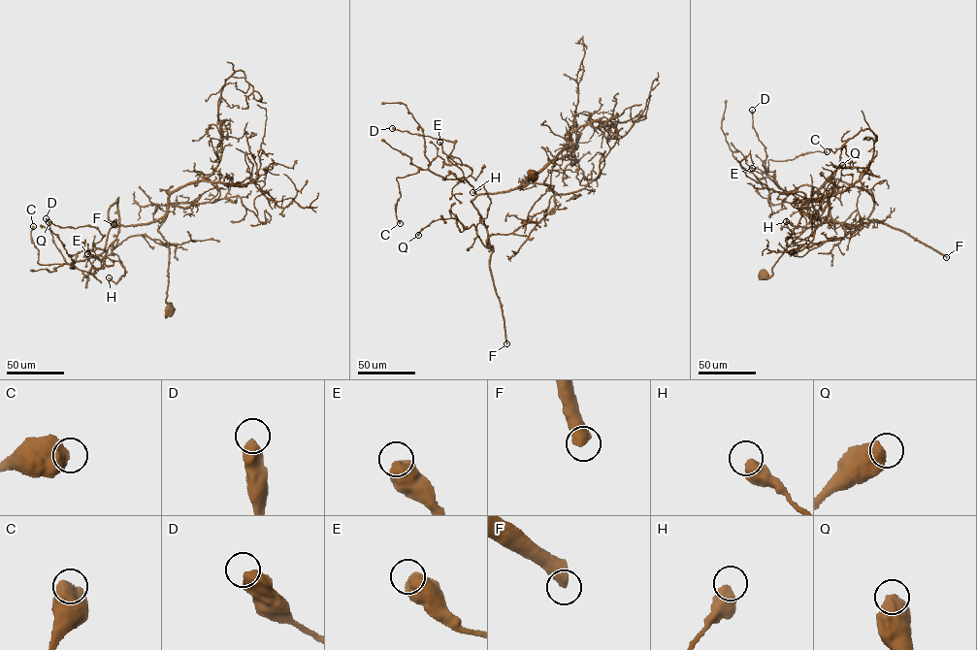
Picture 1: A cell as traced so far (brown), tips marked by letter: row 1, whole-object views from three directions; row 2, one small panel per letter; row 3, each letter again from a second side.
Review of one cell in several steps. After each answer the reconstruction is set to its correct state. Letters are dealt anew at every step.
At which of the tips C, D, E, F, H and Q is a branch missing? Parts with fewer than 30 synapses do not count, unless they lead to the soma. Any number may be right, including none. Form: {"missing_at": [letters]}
{"missing_at": ["F"]}

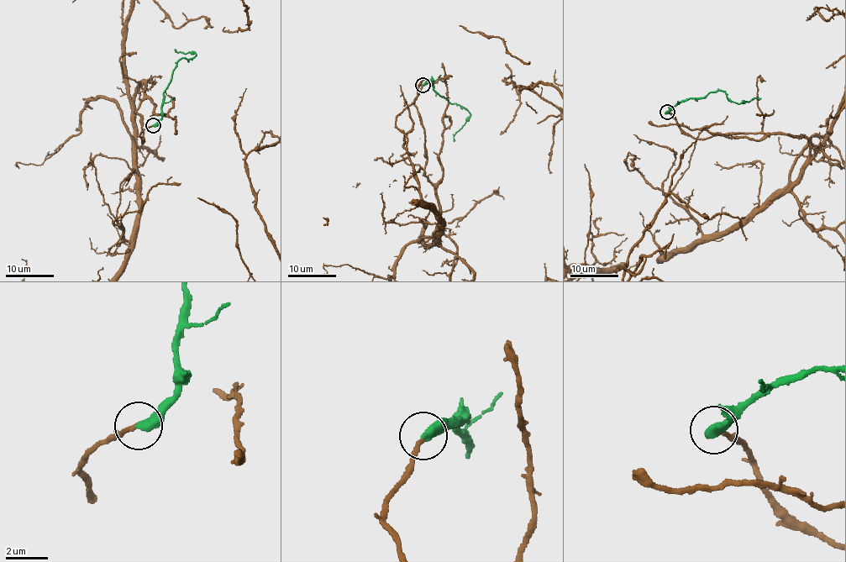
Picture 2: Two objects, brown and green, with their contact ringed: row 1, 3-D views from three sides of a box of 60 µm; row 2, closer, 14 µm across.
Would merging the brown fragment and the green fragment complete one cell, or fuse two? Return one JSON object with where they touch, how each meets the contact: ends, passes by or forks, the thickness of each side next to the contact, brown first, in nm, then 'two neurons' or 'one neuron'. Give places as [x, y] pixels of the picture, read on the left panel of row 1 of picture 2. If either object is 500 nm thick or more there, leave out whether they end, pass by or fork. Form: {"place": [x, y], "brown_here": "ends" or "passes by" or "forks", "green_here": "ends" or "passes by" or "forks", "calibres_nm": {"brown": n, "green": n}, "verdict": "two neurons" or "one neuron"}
{"place": [153, 125], "brown_here": "ends", "green_here": "ends", "calibres_nm": {"brown": 200, "green": 480}, "verdict": "one neuron"}

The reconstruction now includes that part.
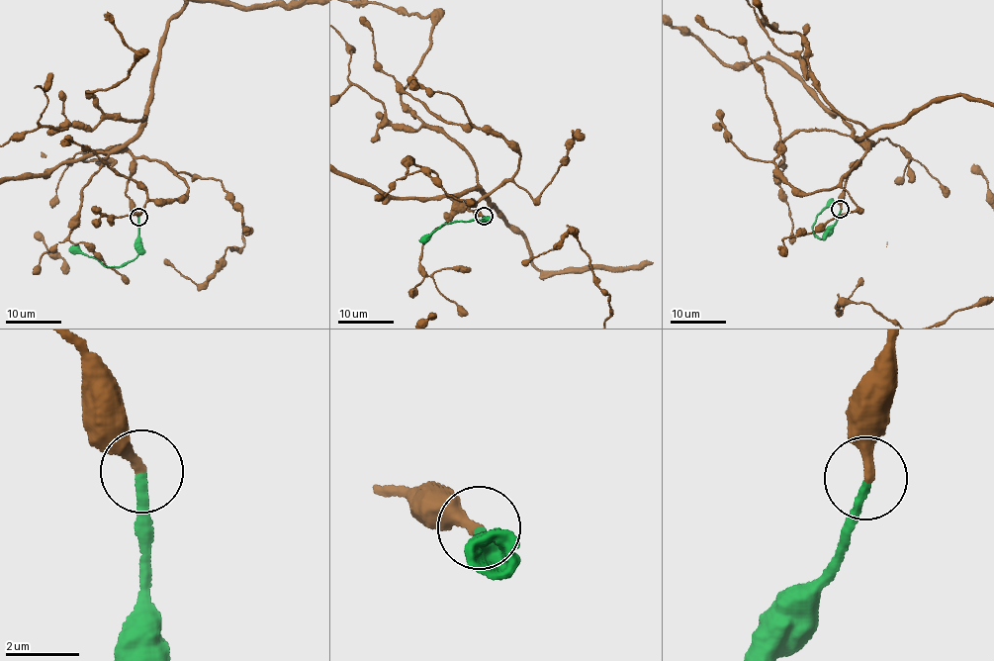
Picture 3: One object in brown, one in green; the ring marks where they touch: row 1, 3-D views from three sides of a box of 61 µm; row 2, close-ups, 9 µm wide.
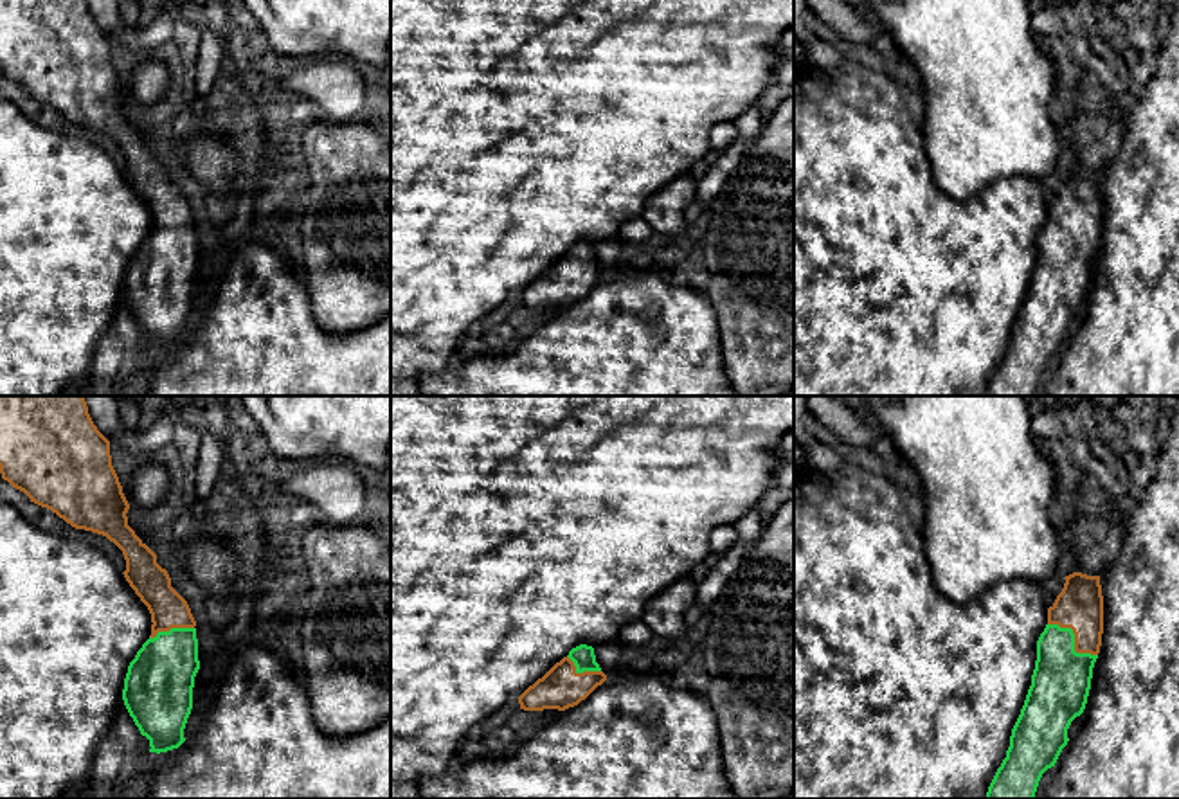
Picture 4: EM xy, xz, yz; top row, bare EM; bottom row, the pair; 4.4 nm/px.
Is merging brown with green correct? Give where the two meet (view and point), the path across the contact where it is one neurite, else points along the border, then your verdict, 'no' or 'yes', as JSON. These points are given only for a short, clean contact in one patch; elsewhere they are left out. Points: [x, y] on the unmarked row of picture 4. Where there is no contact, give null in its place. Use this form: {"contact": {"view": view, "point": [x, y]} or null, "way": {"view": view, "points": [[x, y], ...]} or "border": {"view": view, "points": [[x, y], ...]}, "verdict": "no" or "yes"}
{"contact": {"view": "yz", "point": [1075, 236]}, "way": {"view": "yz", "points": [[1080, 200], [1075, 216], [1075, 236], [1066, 247], [1061, 278]]}, "verdict": "yes"}

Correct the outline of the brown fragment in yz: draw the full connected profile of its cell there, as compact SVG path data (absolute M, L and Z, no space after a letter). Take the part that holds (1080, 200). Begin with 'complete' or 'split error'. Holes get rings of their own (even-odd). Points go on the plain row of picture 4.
split error; M1073 169L1048 205L1037 257L1006 355L986 396L1033 396L1042 371L1067 342L1071 319L1085 306L1103 230L1100 173Z

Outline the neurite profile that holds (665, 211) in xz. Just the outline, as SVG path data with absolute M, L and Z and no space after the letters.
M686 175L659 189L646 203L641 218L661 234L686 232L686 209L697 200L697 182Z

